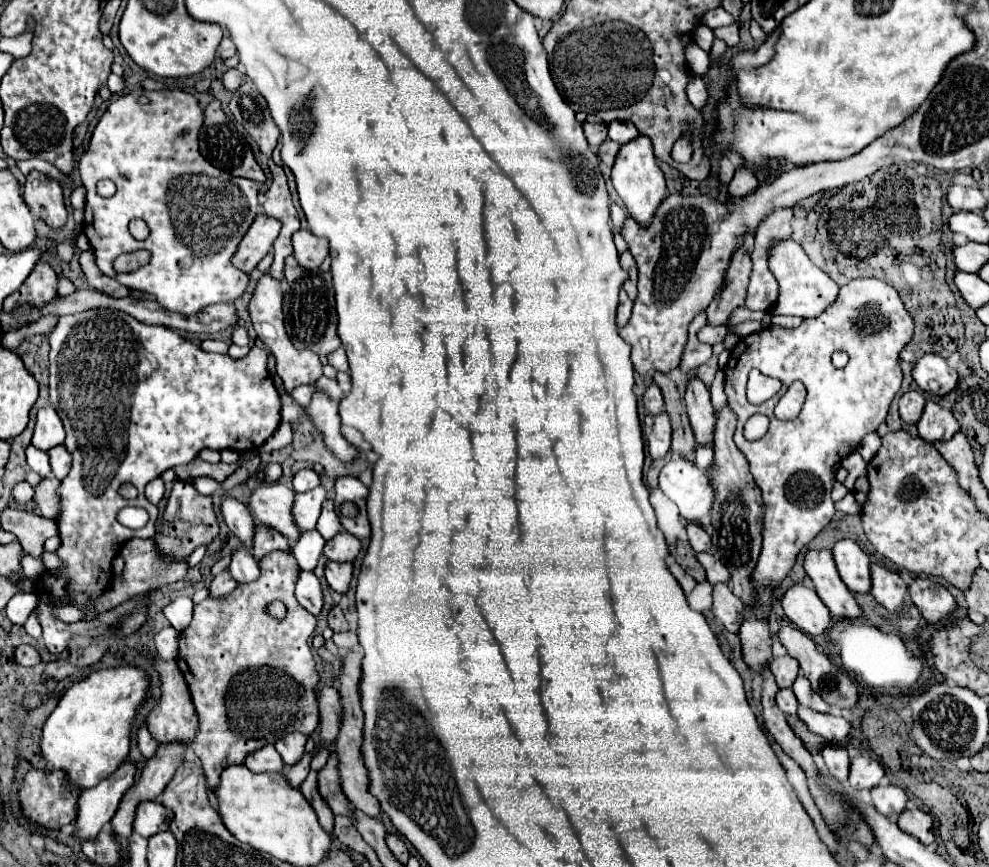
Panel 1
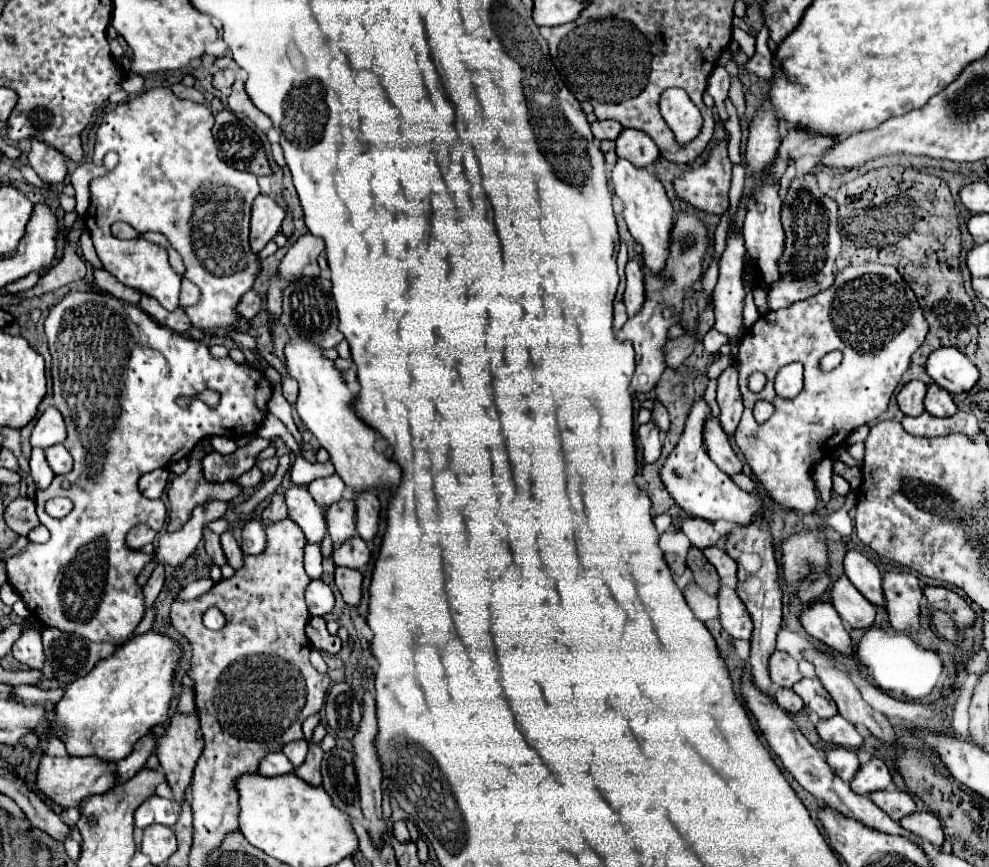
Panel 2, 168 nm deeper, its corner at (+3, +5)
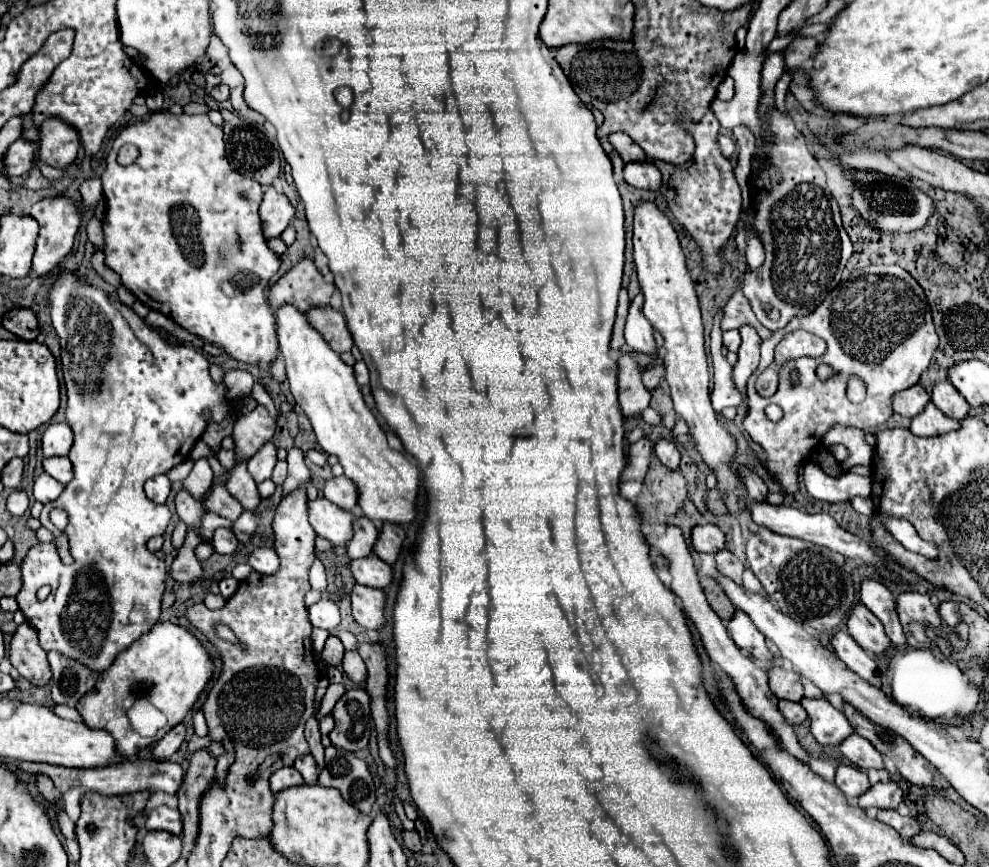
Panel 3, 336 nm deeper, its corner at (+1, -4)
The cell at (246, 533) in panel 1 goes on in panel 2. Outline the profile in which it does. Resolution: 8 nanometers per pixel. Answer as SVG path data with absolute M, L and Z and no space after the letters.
M248 520L242 528L242 552L244 554L260 554L266 546L266 532L258 520Z

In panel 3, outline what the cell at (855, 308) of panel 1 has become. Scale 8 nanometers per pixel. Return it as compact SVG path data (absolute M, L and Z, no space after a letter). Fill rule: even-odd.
M870 265L866 269L856 269L848 275L848 279L844 279L826 299L822 305L816 307L814 313L810 313L808 317L798 317L792 319L784 329L776 331L770 339L762 341L762 359L758 365L758 371L754 375L750 375L748 383L746 383L746 395L748 395L748 415L744 419L744 431L752 437L752 441L756 441L758 445L764 447L766 457L768 457L768 469L772 473L776 473L776 481L782 485L782 491L792 495L798 487L798 477L796 477L796 467L800 463L804 463L804 459L810 455L810 451L814 451L818 445L822 445L822 435L834 425L834 423L842 423L842 425L852 425L858 427L862 431L868 431L876 425L882 425L890 419L892 411L892 395L896 391L908 389L914 383L918 383L922 371L930 365L934 351L938 349L938 335L936 335L936 327L932 321L932 311L928 305L928 299L922 291L922 287L918 285L918 281L906 273L902 267L898 265ZM796 329L804 329L812 335L822 337L828 343L828 351L824 357L820 359L798 359L798 361L790 361L784 365L784 369L780 371L780 387L776 391L776 395L772 395L770 399L762 399L756 389L754 389L754 381L758 377L758 373L762 373L772 361L774 361L774 351L778 343L784 339L784 335L796 331ZM818 365L830 365L836 375L832 375L826 381L820 381L816 375L816 367ZM796 371L798 375L798 383L792 383L792 373ZM848 375L860 375L868 387L868 395L862 403L854 405L848 401L846 397L846 381ZM776 403L784 415L780 421L770 421L764 413L764 407Z

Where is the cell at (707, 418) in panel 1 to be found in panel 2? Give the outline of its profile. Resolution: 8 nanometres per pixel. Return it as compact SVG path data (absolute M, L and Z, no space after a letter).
M708 412L706 420L704 420L704 428L702 428L702 440L704 440L704 446L706 446L706 452L708 456L712 458L712 462L724 470L726 474L734 474L734 472L740 472L740 462L718 422L716 416L712 416L712 412Z

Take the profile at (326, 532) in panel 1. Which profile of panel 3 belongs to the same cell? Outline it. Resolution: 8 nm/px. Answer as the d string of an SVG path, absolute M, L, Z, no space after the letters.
M366 517L354 523L354 537L348 543L350 559L362 559L374 553L374 543L378 539L378 525Z

